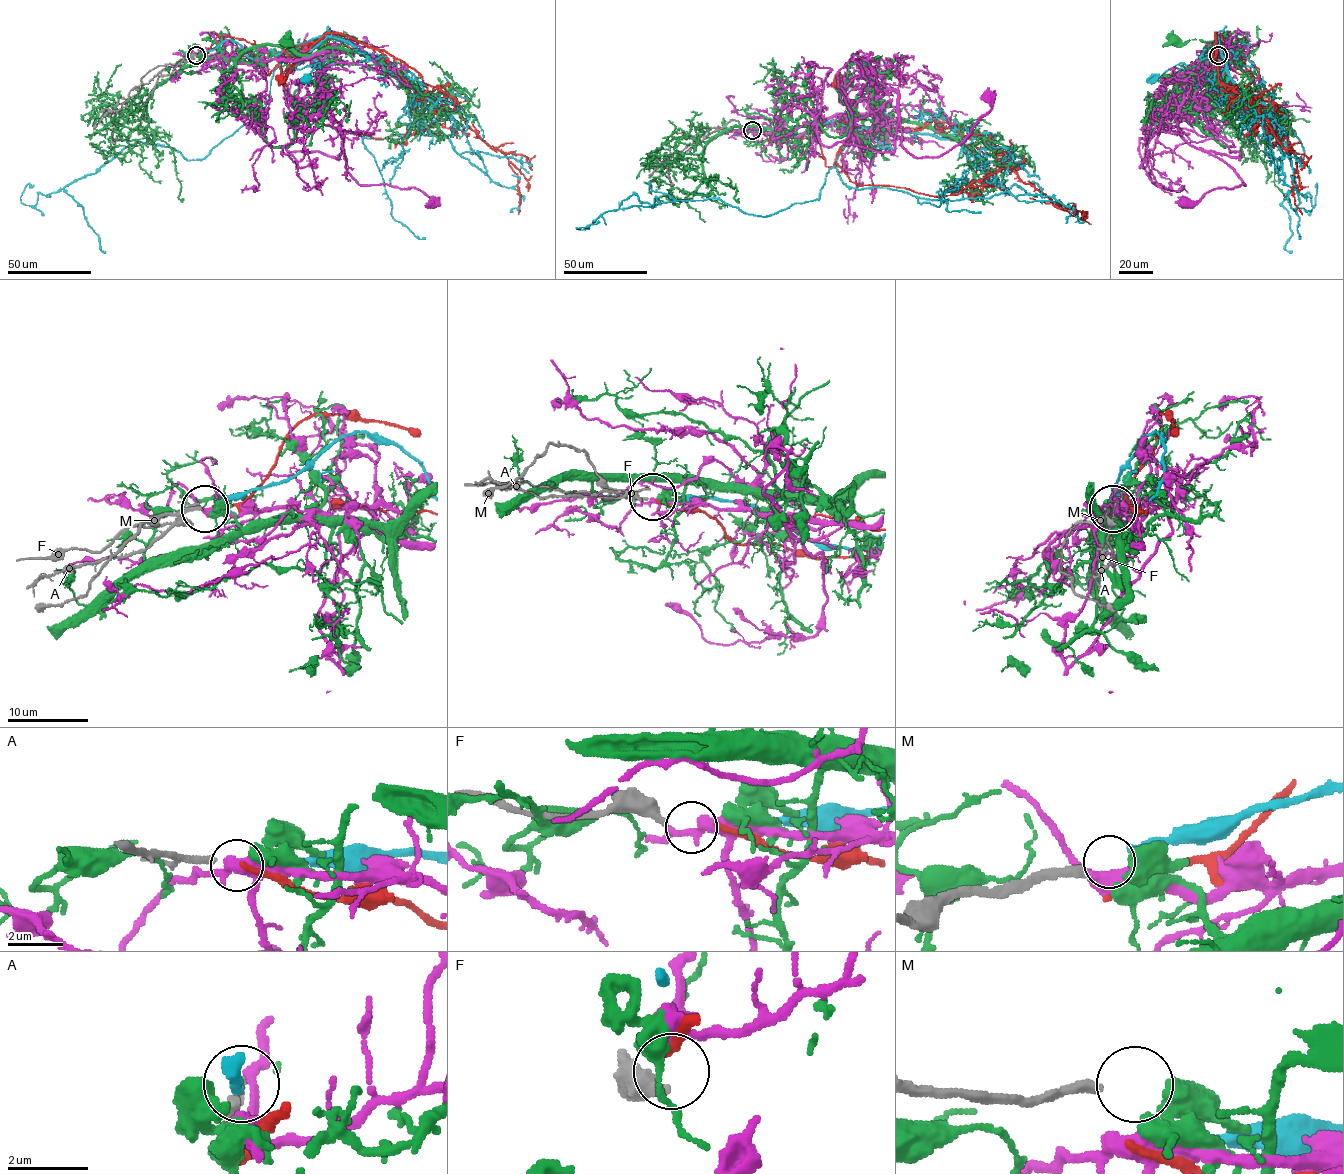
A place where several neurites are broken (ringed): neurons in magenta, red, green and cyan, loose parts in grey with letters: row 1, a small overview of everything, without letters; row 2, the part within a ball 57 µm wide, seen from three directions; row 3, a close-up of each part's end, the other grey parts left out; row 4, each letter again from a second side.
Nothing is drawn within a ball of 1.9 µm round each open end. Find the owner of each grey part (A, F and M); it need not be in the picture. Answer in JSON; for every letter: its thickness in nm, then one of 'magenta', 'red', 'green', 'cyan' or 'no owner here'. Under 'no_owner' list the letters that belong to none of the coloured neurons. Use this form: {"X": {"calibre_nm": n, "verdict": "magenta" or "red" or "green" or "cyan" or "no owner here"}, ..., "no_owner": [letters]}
{"A": {"calibre_nm": 280, "verdict": "cyan"}, "F": {"calibre_nm": 360, "verdict": "red"}, "M": {"calibre_nm": 280, "verdict": "no owner here"}, "no_owner": ["M"]}

